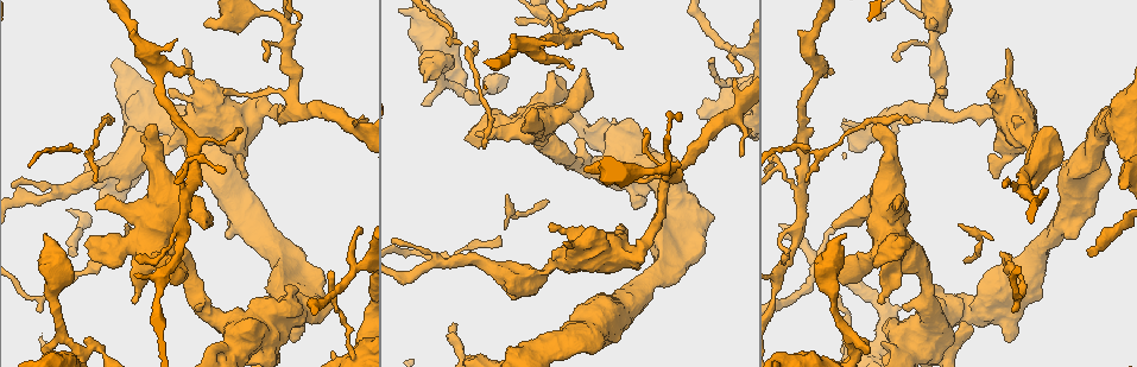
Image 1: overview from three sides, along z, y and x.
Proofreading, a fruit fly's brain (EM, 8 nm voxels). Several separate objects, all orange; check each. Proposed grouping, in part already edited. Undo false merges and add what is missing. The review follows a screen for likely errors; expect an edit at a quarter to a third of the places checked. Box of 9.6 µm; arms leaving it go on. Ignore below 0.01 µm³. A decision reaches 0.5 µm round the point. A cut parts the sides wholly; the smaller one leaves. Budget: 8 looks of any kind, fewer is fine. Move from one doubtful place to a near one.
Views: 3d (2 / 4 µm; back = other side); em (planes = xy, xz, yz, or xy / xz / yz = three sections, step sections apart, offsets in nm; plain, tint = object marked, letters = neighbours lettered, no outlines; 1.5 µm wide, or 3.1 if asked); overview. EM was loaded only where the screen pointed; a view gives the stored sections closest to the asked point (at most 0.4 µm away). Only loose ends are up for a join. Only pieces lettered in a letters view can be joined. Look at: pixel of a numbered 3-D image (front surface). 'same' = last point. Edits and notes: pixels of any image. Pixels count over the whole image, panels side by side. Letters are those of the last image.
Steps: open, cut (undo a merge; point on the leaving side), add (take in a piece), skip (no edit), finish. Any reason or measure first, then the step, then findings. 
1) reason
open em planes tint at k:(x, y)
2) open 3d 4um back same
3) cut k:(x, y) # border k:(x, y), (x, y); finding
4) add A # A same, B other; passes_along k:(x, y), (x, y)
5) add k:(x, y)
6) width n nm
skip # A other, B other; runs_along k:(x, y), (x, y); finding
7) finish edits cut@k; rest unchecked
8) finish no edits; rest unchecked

three-way junction
open em xy step 4 tint at 1:(190, 189)

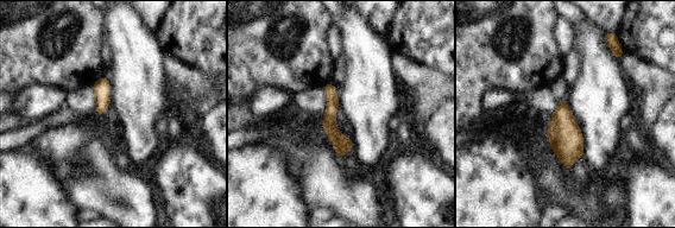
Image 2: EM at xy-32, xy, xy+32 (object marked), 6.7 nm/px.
open em xz step 8 tint same

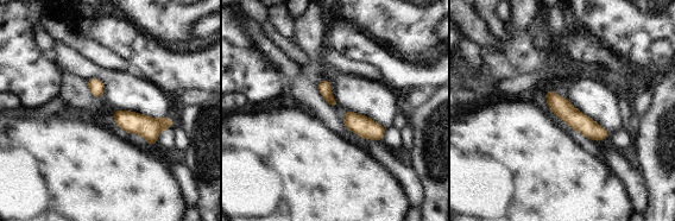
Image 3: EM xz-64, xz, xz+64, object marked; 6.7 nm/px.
open em xz step 8 letters same

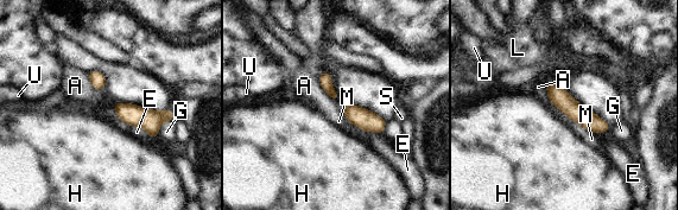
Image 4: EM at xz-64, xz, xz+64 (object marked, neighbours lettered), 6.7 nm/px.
skip # A other, E other, G other, H other, L other, M other, S other, U other; runs_along 4:(550, 86), (574, 110), (606, 127); all the same neuron

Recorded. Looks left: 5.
tapers out
open 3d 2um at 1:(787, 256)

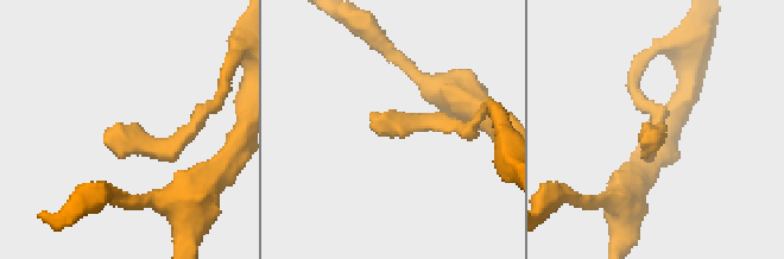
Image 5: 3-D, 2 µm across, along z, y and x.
open em planes plain at 5:(108, 130)

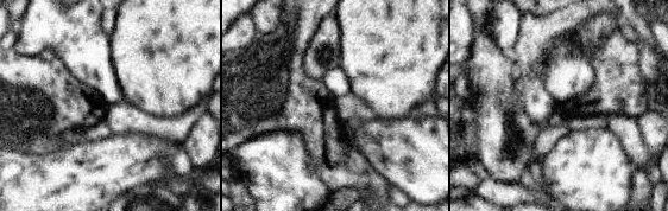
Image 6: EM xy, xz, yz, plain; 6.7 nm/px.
what lies round it
open em planes letters same

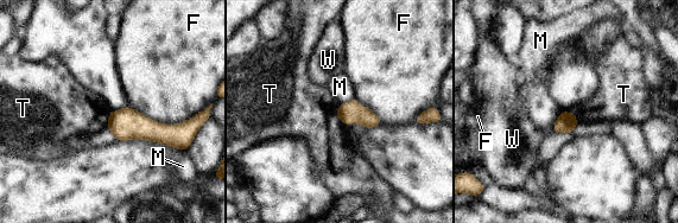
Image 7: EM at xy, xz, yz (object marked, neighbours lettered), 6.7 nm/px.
skip # F other, M other, T other, W other; border 7:(337, 106), (337, 118), (344, 126); none of them fits

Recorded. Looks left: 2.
an open end
open 3d 4um at 1:(93, 337)

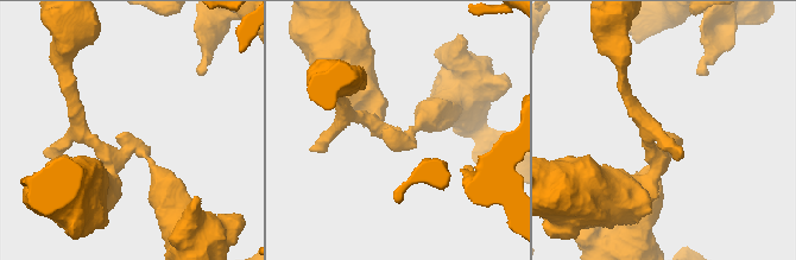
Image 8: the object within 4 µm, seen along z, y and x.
arms 3; arm_widths 170, 220, 260 nm; shape alone is not enough
open em planes letters at 8:(391, 141)

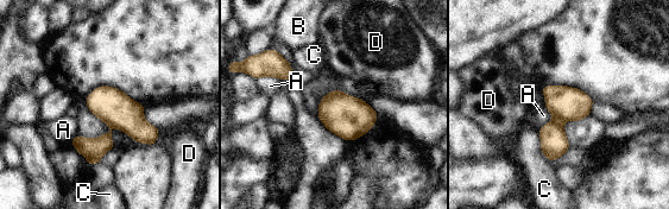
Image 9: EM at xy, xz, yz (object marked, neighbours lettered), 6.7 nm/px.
cut 9:(554, 144) # A other, B other, C other, D other; two neurons meet here

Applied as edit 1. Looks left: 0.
finish edits cut@9; rest unchecked

